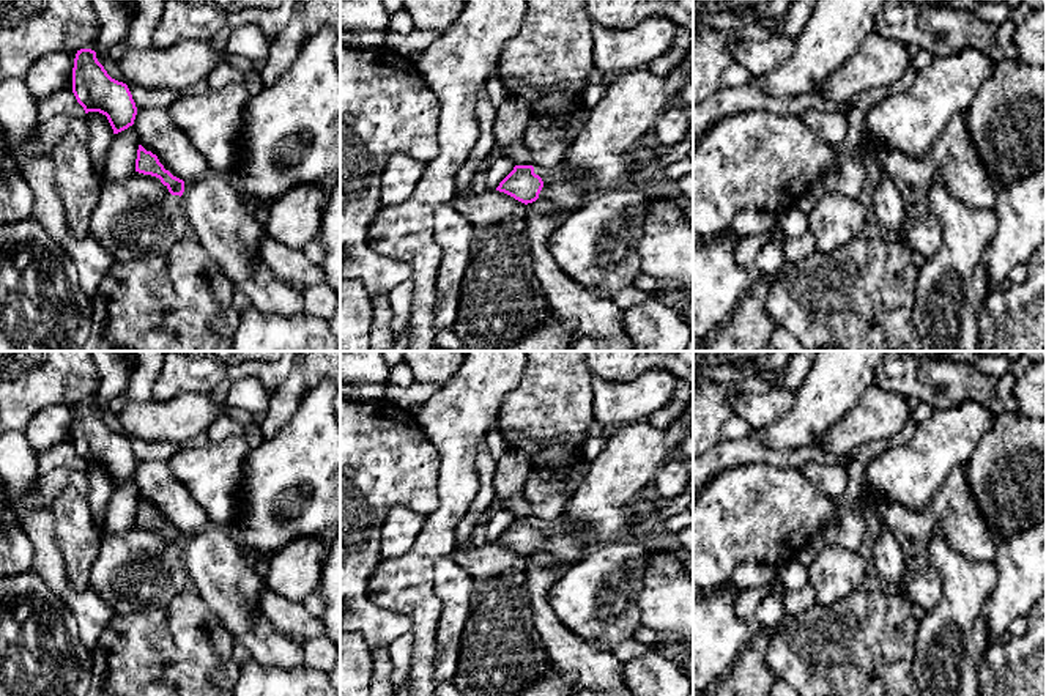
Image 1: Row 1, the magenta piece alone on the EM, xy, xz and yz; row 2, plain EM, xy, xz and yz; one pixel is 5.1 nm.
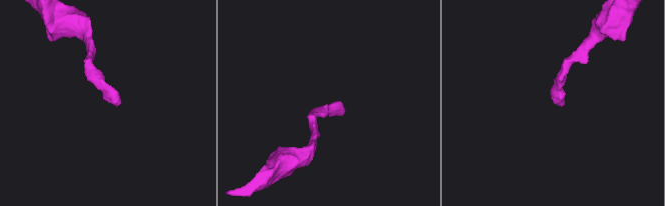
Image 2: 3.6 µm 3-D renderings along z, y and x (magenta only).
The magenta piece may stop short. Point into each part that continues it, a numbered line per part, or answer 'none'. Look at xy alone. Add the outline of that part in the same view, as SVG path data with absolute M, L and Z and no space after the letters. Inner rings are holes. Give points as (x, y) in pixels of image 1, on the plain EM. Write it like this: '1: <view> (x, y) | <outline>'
1: xy (219, 570) | M208 526L181 548L189 587L195 590L228 630L265 668L302 669L304 639L279 630L258 609L263 578L230 531Z

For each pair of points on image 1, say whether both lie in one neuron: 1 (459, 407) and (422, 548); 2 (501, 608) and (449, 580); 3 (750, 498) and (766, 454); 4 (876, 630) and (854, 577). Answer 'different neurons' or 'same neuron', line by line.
1: same neuron
2: different neurons
3: different neurons
4: different neurons

